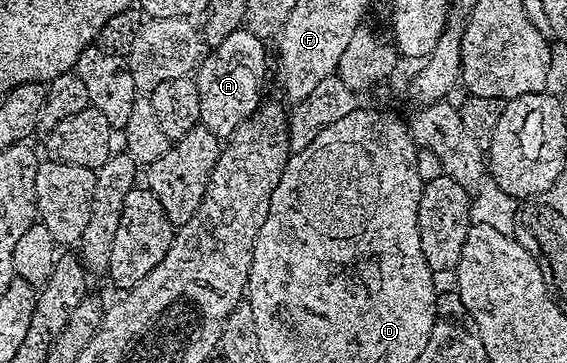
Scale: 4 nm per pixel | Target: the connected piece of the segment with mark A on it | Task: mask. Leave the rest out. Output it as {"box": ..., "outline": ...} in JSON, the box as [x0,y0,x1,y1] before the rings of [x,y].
{"box":[195,28,265,140],"outline":[[[244,28],[231,32],[212,52],[200,59],[195,71],[199,88],[200,125],[212,132],[216,138],[228,140],[238,128],[262,105],[261,89],[265,86],[265,46]]]}

